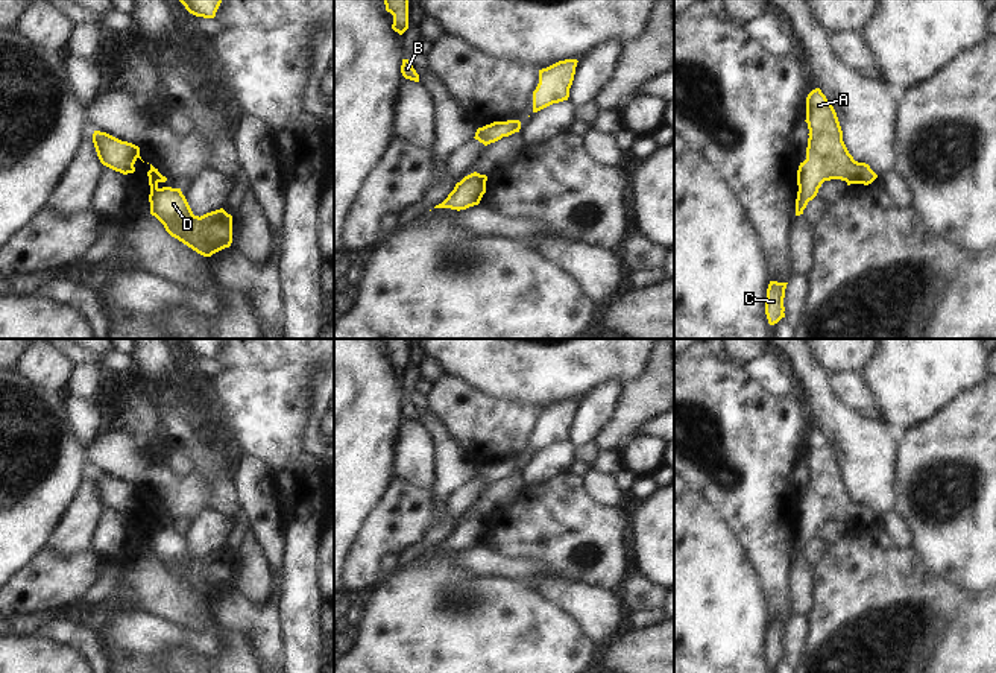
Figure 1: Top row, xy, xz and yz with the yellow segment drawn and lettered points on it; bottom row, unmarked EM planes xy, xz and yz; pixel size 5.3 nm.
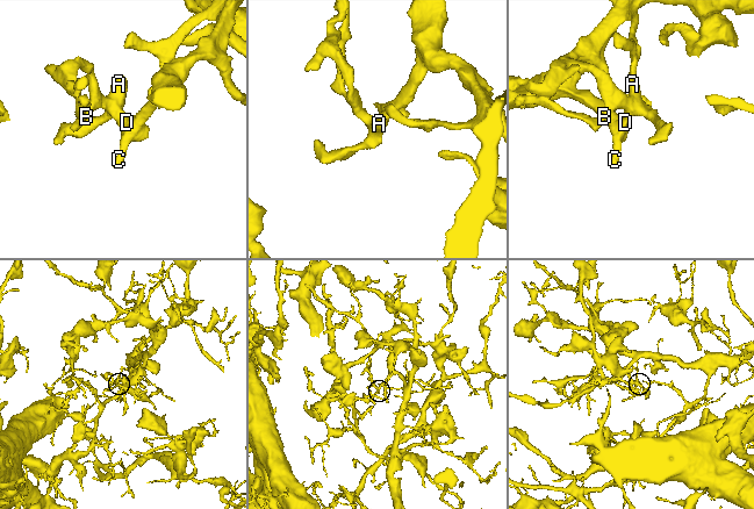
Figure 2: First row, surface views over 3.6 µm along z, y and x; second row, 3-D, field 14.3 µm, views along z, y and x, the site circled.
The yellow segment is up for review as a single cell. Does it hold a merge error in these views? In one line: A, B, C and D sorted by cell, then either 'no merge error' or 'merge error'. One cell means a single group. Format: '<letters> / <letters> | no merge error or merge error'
A B C D | no merge error

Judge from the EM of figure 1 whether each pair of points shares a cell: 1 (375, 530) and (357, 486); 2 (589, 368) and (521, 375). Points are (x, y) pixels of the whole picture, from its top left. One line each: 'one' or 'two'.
1: two
2: one

